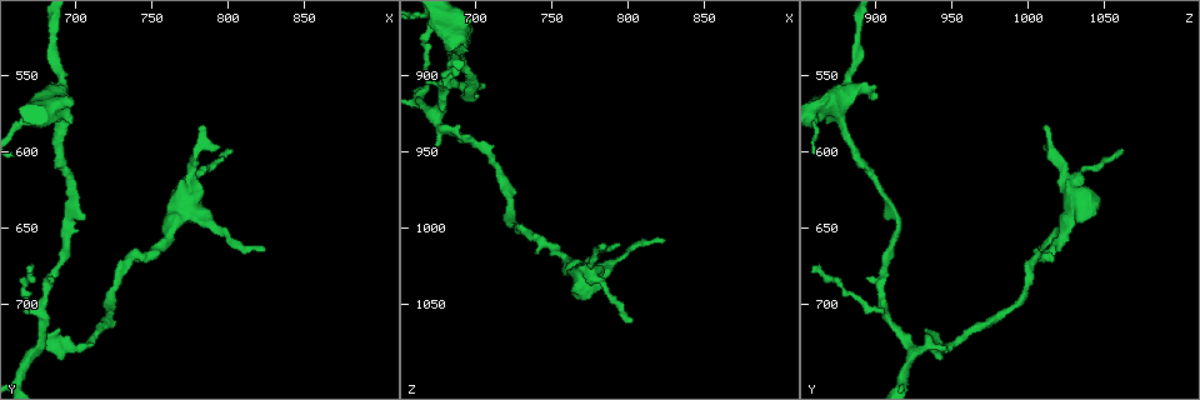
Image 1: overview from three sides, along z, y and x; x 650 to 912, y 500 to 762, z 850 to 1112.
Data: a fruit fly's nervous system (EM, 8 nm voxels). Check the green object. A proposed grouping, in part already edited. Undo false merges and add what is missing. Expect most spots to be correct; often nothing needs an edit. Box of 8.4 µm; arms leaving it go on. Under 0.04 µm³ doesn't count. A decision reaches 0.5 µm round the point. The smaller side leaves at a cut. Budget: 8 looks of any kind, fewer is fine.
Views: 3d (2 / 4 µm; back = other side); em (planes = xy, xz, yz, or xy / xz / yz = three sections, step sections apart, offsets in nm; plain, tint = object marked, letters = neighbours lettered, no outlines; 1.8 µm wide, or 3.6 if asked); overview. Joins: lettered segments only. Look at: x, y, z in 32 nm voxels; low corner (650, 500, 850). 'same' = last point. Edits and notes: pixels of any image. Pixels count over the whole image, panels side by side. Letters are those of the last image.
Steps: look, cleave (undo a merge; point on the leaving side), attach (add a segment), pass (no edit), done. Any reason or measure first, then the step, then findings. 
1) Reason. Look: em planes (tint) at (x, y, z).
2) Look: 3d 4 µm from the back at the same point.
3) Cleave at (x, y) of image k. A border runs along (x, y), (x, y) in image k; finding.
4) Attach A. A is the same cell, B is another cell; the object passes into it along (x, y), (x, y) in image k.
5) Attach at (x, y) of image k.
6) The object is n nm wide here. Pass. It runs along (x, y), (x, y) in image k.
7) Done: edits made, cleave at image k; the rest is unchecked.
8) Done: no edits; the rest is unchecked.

Look: em planes (tint) at (802, 598, 1060).

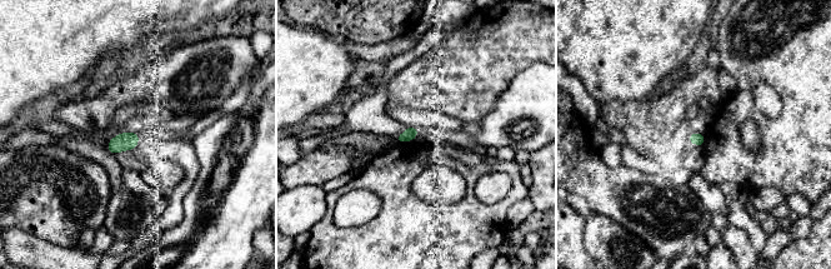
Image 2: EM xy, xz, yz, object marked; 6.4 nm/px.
Look: em planes (letters) at the same point.

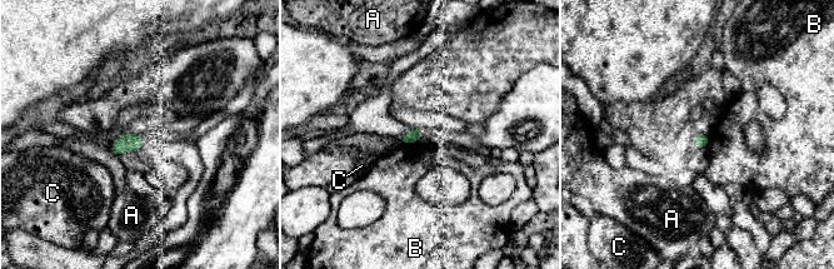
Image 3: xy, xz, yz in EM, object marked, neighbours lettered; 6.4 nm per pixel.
The longest contact is with B, 110 nm. Pass. A, B and C are other cells; a border runs along (416, 142), (401, 144) in image 3; none of them fits.

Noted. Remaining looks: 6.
Tapers out. Look: em xy step 16 (tint) at (822, 664, 1008).

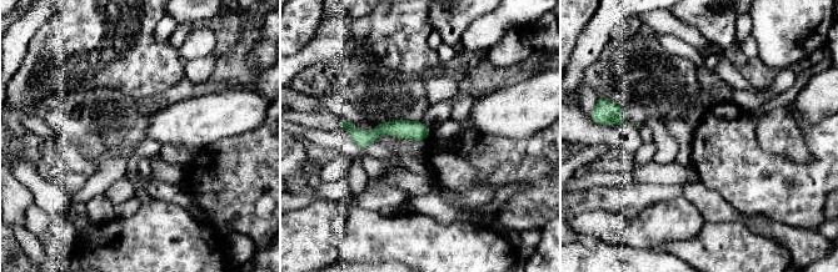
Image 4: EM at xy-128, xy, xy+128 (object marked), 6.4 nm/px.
Look: em xy step 16 (letters) at the same point.

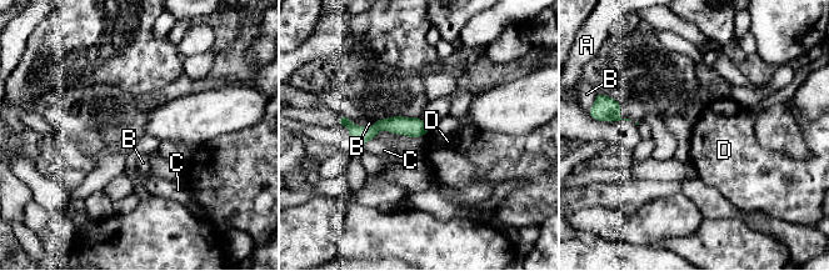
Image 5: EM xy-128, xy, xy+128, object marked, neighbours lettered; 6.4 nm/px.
Pass. A, B, C and D are other cells; none of them fits.

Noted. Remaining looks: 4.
Three-way junction. Look: 3d 2 µm at (676, 730, 926).

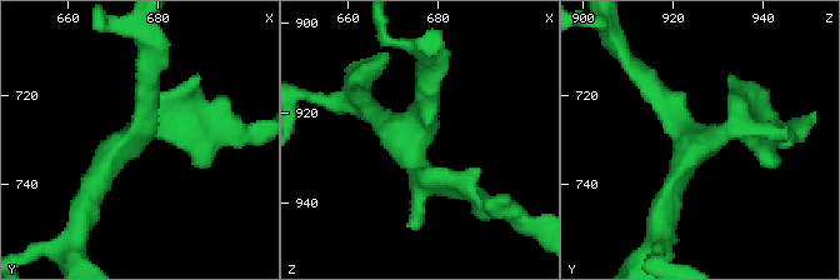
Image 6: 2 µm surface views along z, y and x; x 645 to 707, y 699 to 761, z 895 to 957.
3 arms meet here. Look: em 3.6 µm planes (letters) at (674, 730, 926).

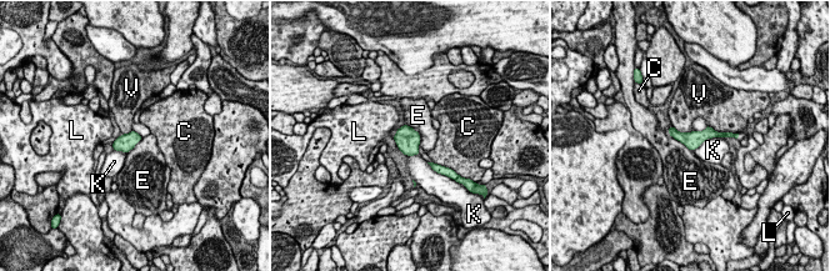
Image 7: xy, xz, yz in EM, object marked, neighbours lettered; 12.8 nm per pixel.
The object is 220 nm wide here. Pass. C, E, K, L and V are other cells; one cell here.

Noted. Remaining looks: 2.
Done: no edits; the rest is unchecked.

